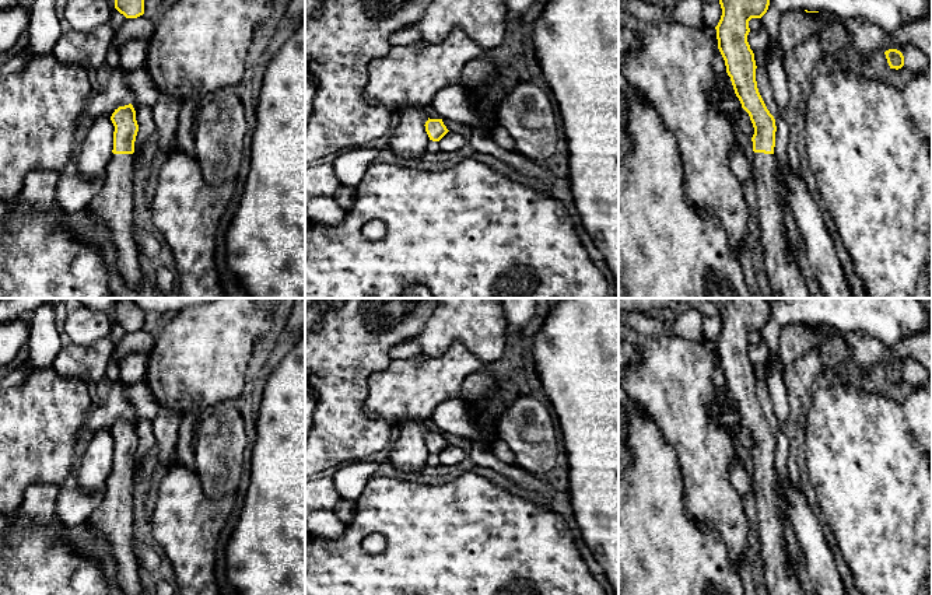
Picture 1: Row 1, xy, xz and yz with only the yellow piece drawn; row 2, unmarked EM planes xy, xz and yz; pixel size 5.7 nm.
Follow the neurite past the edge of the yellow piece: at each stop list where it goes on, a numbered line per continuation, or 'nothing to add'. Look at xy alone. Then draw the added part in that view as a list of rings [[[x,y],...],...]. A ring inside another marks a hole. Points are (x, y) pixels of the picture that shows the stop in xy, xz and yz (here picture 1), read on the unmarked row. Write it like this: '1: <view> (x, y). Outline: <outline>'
1: xy (114, 517). Outline: [[[112,468],[104,500],[88,519],[111,546],[122,595],[141,595],[143,591],[133,553],[133,475],[133,468]]]

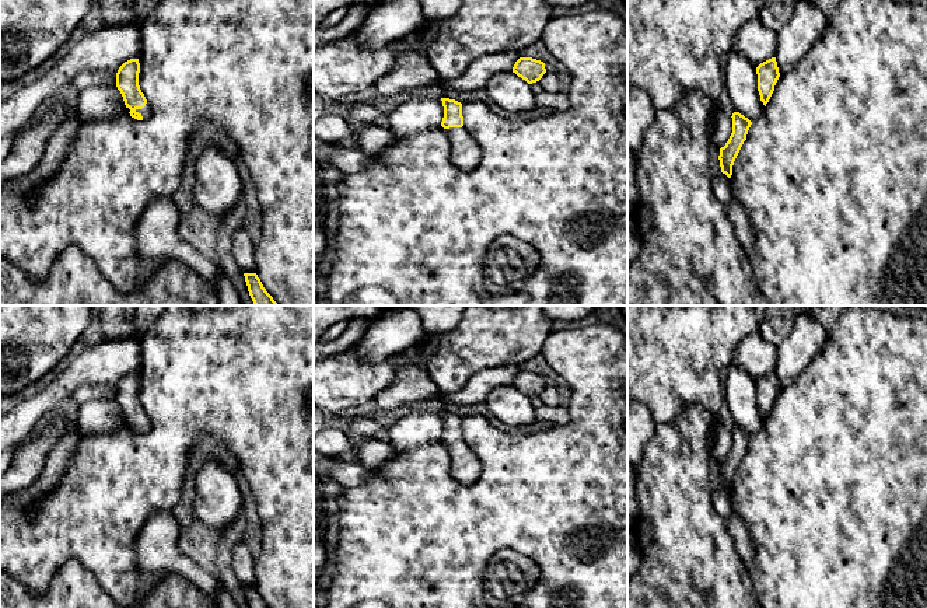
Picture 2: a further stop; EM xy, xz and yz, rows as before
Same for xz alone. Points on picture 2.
1: xz (465, 467). Outline: [[[440,440],[440,443],[448,451],[451,460],[451,475],[454,476],[454,479],[462,485],[472,485],[473,482],[476,482],[480,475],[482,467],[479,458],[468,447],[466,441],[462,440],[444,443],[442,440]]]

